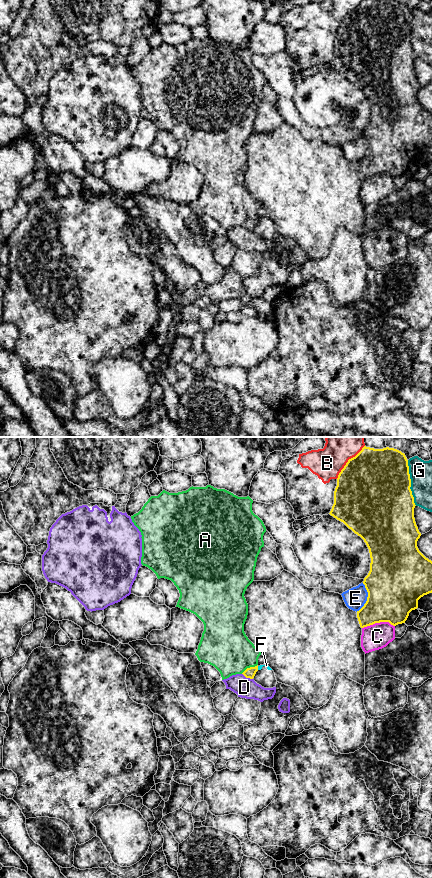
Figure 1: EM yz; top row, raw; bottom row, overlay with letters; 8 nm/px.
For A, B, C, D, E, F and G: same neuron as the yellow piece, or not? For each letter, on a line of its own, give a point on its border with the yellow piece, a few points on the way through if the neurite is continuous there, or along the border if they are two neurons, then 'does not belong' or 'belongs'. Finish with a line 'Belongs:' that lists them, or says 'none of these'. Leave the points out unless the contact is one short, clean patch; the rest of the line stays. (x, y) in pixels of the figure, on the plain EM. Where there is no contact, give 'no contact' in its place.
A: yz (250, 219) | does not belong
B: yz (347, 14) | does not belong
C: yz (378, 174) | does not belong
D: yz (247, 229) | does not belong
E: yz (367, 150) | does not belong
F: yz (257, 220) | does not belong
G: yz (410, 35) | does not belong
Belongs: none of these

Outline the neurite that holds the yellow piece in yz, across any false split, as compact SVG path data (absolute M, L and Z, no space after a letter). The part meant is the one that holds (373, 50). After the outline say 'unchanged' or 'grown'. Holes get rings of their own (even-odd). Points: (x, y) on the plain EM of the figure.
M362 0L338 27L334 56L329 66L364 92L371 110L370 123L363 133L368 144L367 153L357 163L361 180L380 174L389 174L393 178L405 175L409 165L418 160L418 152L432 145L432 113L417 99L421 85L414 70L416 57L410 39L408 12L404 5L394 0Z; unchanged

